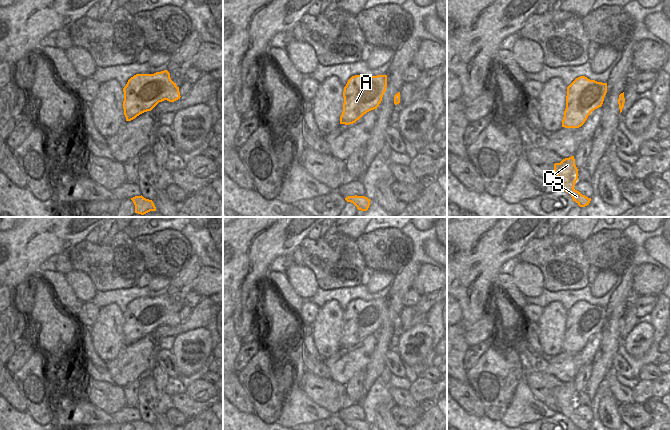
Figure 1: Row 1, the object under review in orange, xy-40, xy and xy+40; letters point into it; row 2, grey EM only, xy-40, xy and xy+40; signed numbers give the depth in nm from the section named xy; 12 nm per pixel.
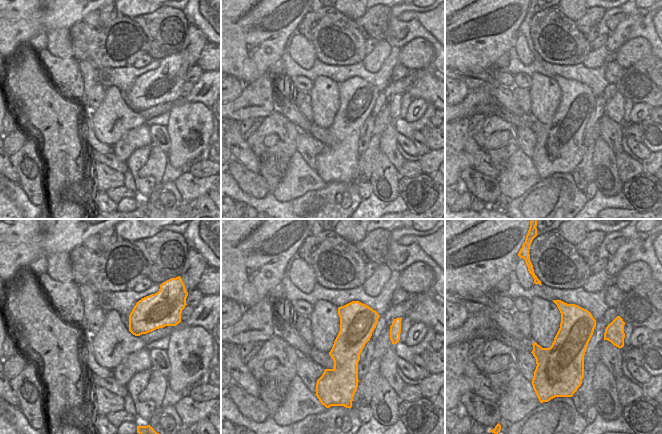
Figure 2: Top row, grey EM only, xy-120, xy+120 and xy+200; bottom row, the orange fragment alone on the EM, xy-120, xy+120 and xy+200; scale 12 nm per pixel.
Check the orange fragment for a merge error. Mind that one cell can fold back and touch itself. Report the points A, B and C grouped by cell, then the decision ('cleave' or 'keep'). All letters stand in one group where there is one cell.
groups A B C; keep

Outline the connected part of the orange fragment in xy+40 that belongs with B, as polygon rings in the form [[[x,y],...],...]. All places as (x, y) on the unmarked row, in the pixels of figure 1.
[[[574,380],[563,383],[560,387],[554,388],[554,396],[558,401],[559,412],[569,417],[579,430],[589,429],[591,422],[582,419],[575,414],[575,407],[578,404],[578,392],[575,389]]]

